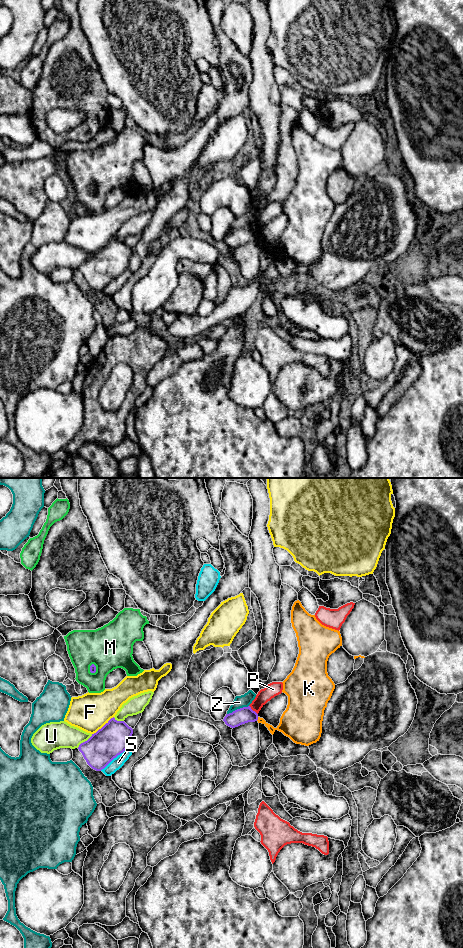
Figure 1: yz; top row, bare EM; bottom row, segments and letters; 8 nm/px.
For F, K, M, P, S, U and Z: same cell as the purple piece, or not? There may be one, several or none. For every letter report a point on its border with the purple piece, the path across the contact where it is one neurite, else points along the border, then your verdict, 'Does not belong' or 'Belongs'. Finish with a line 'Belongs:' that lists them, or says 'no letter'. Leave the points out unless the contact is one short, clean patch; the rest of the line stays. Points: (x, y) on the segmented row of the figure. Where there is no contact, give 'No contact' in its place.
F: Touches purple at yz (103, 726). Does not belong
K: Touches purple at yz (257, 719). Does not belong
M: Touches purple at yz (95, 668). Does not belong
P: Touches purple at yz (252, 710). Boundary: yz (249, 705), (257, 714). Does not belong
S: Touches purple at yz (113, 758). Does not belong
U: Touches purple at yz (85, 741). Does not belong
Z: Touches purple at yz (237, 709). Does not belong
Belongs: no letter

